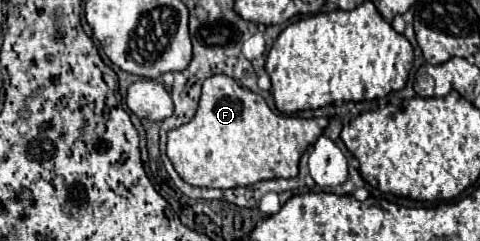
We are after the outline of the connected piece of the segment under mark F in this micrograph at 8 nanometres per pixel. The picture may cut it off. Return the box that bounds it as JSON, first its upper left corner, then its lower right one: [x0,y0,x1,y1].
[167,75,327,189]

